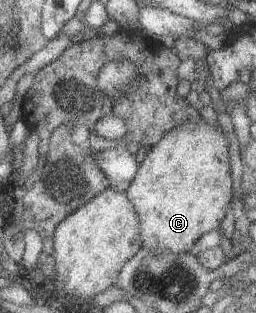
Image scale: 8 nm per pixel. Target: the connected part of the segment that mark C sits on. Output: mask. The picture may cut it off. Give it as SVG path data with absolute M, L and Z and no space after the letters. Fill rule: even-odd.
M204 119L177 126L166 139L149 151L139 176L128 189L128 197L136 206L142 220L142 237L144 245L155 256L174 252L183 254L193 252L203 235L214 230L221 230L223 219L232 212L233 203L233 165L231 165L231 147L229 137L220 127L211 125Z

